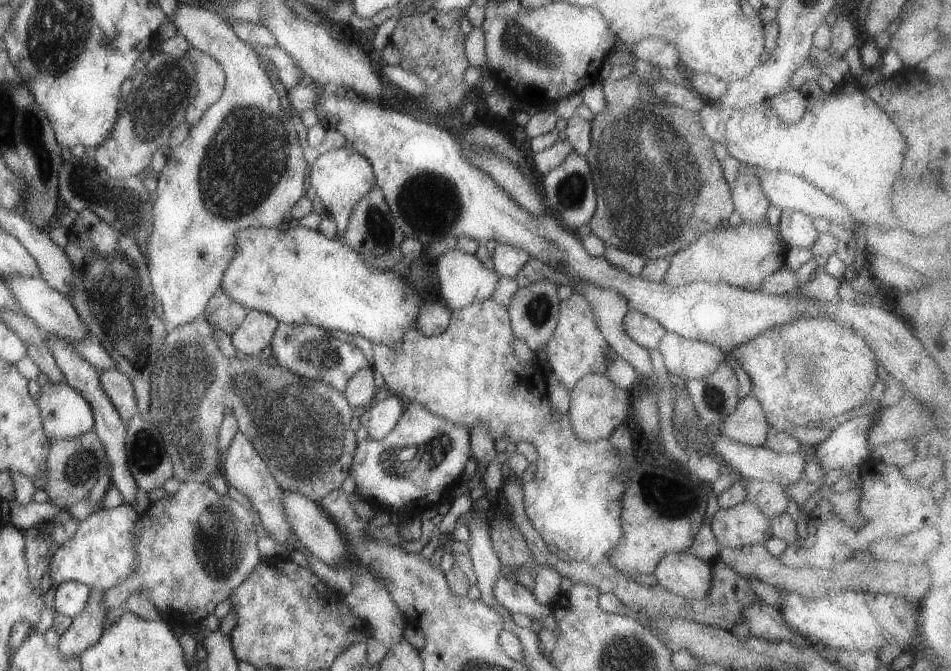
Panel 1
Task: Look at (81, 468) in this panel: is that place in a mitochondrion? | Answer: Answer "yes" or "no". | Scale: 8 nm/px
yes

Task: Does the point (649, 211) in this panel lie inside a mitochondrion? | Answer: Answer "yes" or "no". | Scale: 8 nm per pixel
yes

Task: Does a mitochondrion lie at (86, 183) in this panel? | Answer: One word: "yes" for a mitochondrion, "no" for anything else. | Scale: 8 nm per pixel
yes

